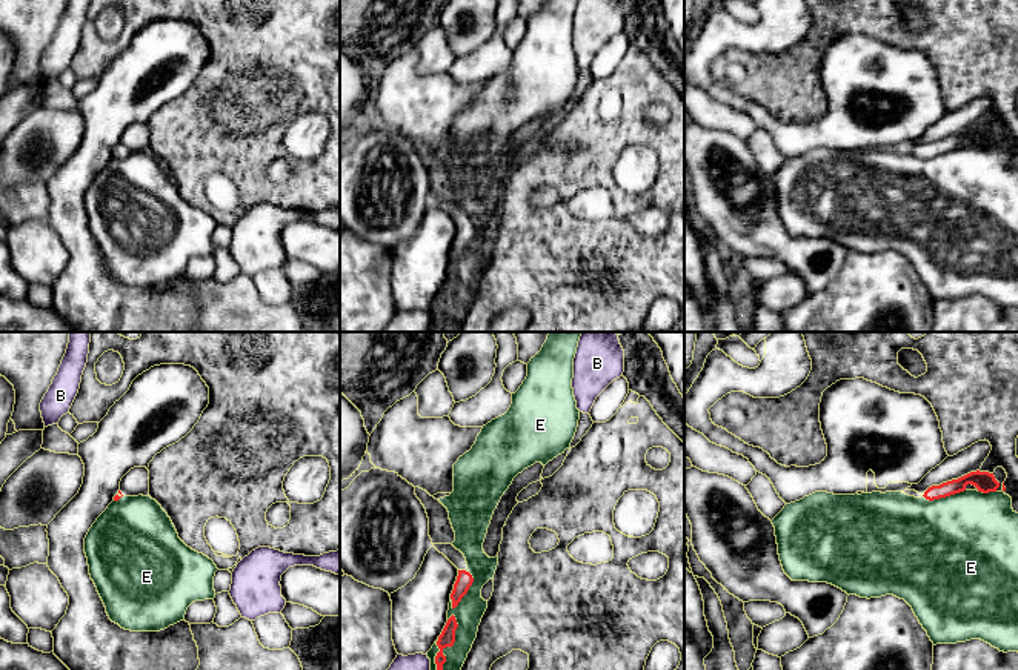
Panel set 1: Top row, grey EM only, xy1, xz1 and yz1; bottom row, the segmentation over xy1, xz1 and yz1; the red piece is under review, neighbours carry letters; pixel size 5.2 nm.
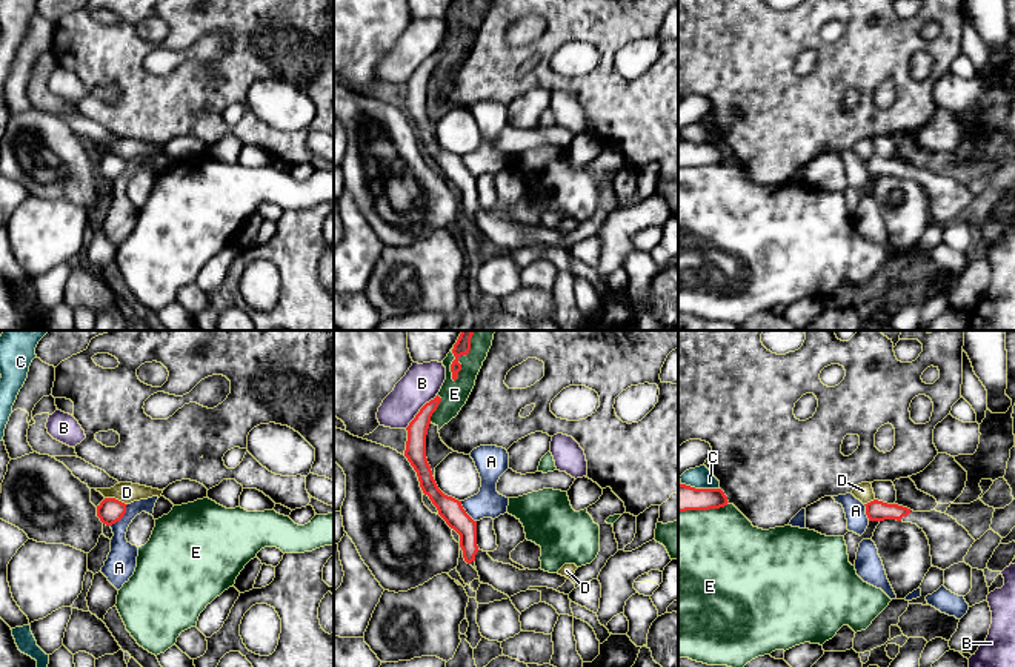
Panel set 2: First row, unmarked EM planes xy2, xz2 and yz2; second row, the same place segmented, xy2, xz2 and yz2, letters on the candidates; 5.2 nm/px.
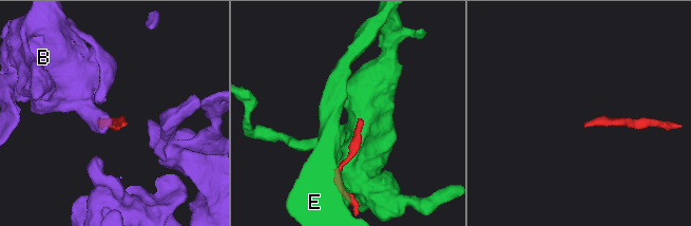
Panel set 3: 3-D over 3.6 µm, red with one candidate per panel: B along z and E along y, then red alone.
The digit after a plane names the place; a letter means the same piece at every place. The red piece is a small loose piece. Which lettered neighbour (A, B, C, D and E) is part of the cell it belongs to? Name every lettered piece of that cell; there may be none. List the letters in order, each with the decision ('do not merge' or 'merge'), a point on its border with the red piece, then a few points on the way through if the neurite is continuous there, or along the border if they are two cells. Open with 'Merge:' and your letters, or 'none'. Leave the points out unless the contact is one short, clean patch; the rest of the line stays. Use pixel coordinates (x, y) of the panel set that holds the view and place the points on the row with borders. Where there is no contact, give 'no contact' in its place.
Merge: none
A: do not merge | xy2 (122, 517) | along xy2 (128, 504), (123, 515), (111, 526)
B: do not merge | xz2 (420, 411) | along xz2 (437, 395), (405, 428)
C: do not merge | yz2 (700, 489)
D: do not merge | xy2 (114, 498)
E: do not merge | xz1 (452, 644)

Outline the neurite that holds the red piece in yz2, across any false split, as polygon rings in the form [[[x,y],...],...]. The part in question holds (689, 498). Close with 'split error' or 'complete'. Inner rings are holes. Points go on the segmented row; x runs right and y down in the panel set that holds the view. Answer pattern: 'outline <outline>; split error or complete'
outline [[[678,484],[678,512],[720,509],[727,503],[721,489],[695,489]]]; complete

